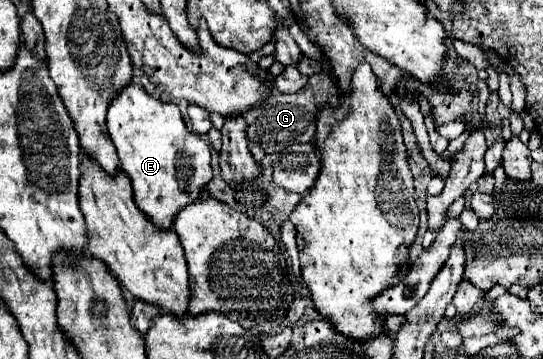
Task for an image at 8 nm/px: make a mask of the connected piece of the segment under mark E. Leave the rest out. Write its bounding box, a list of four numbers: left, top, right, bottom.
[106,84,212,228]

